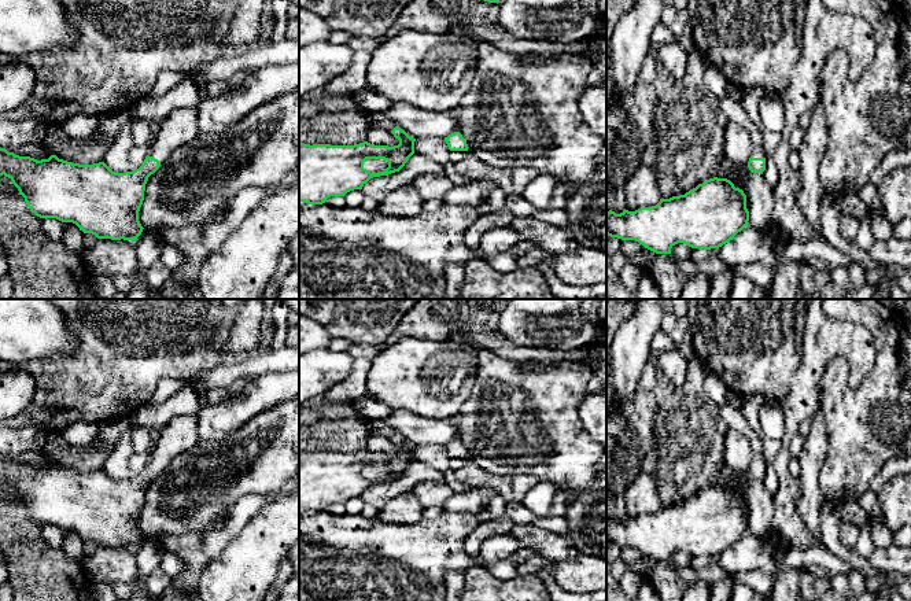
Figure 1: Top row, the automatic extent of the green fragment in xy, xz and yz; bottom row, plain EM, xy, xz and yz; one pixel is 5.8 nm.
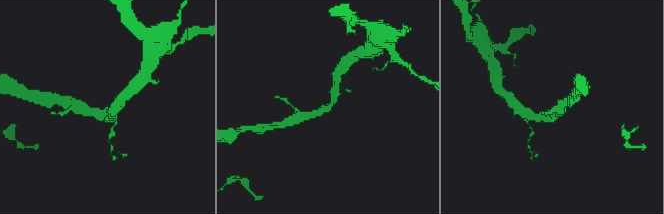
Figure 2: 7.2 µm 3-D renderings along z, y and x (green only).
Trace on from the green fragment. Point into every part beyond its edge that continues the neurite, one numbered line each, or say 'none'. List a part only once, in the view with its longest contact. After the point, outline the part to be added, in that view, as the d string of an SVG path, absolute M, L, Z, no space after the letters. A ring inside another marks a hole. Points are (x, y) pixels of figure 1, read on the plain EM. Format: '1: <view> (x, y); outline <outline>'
1: xy (180, 432); outline M198 414L173 417L159 434L148 464L158 467L162 472L176 456L199 442Z

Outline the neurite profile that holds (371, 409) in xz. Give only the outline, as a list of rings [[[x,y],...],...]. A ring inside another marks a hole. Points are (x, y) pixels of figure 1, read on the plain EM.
[[[364,397],[351,402],[357,412],[364,416],[368,421],[370,420],[381,420],[391,413],[391,409],[370,397]]]

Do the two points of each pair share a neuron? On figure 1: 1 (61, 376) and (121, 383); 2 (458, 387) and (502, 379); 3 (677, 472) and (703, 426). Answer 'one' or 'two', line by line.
1: one
2: two
3: one

